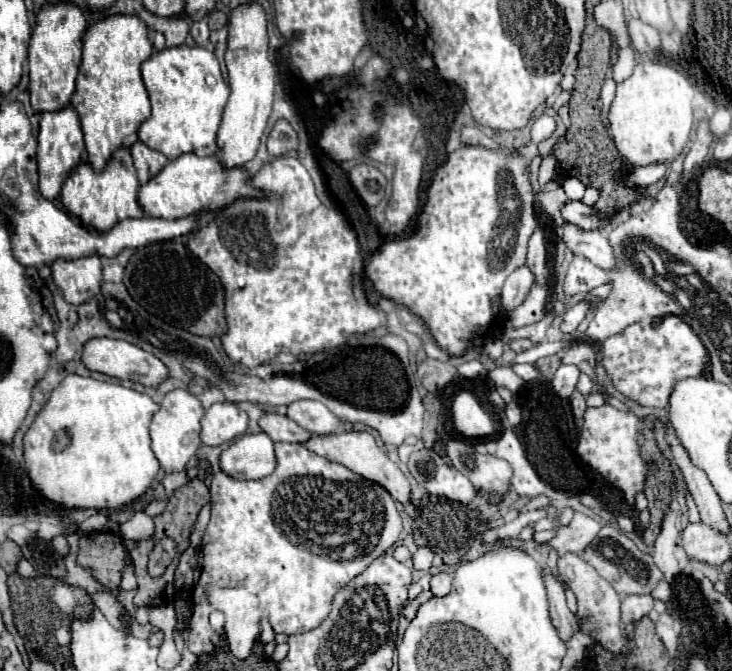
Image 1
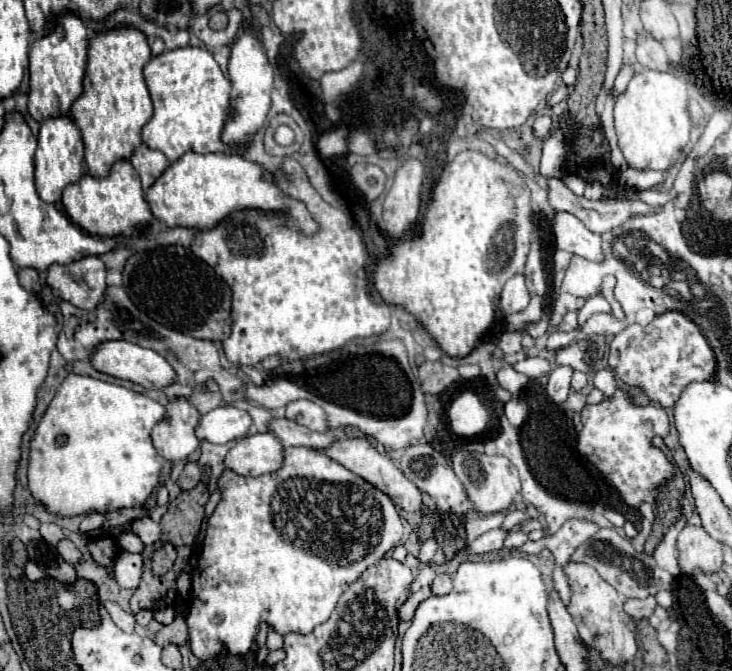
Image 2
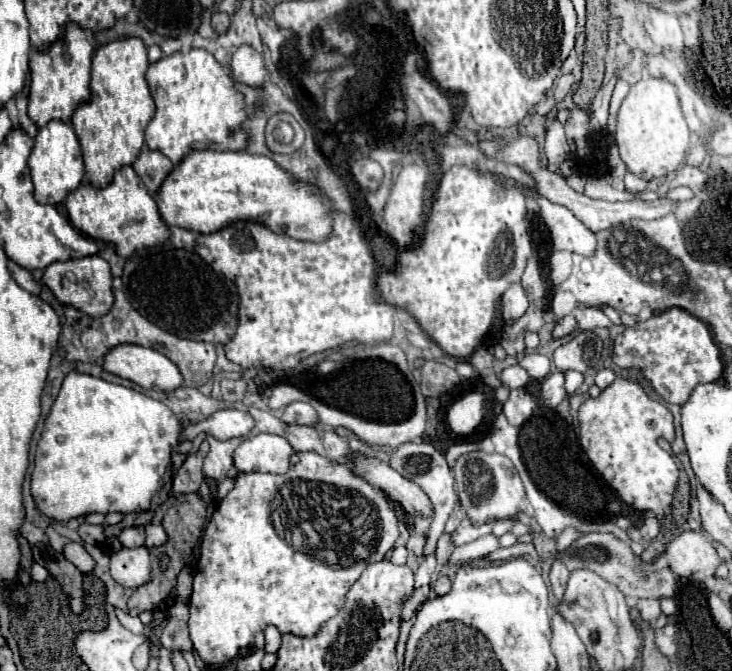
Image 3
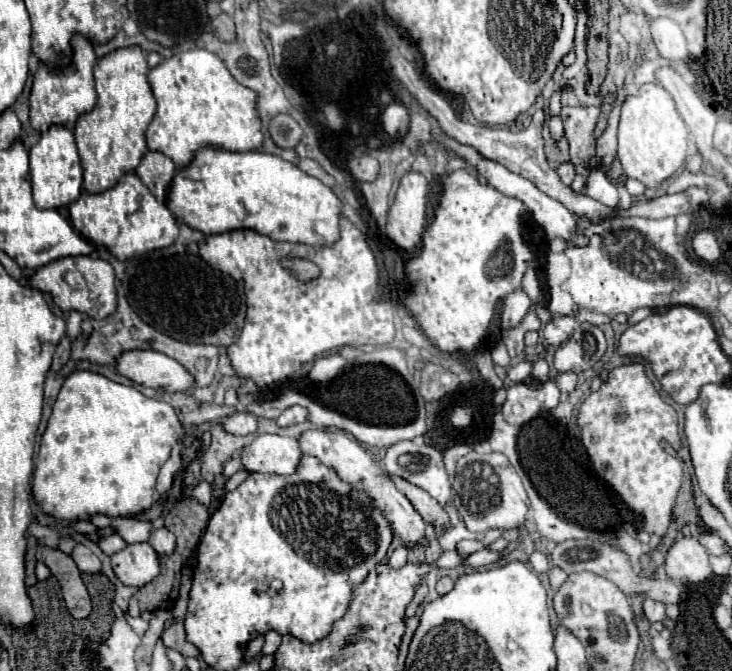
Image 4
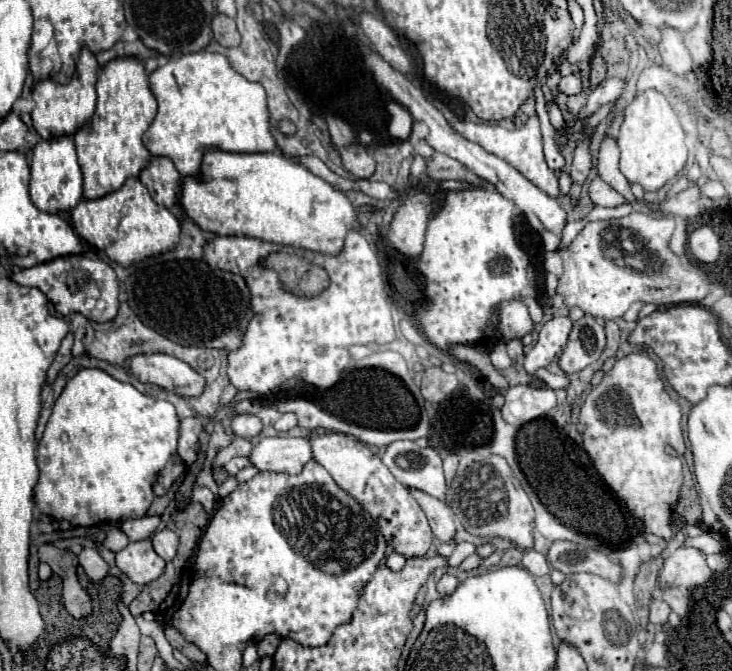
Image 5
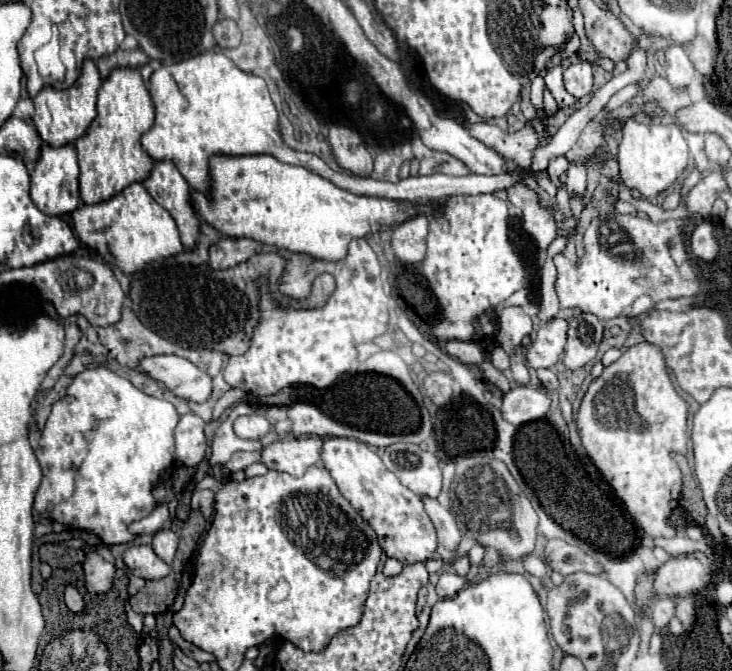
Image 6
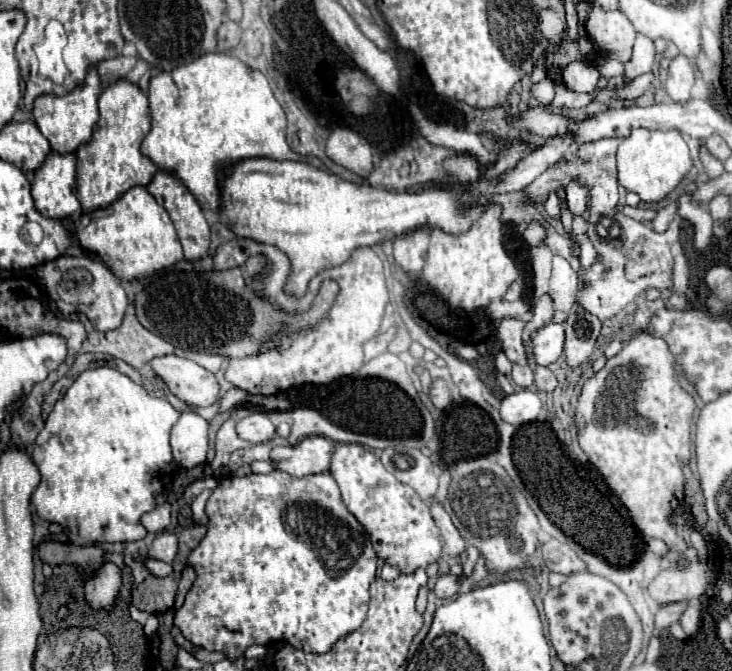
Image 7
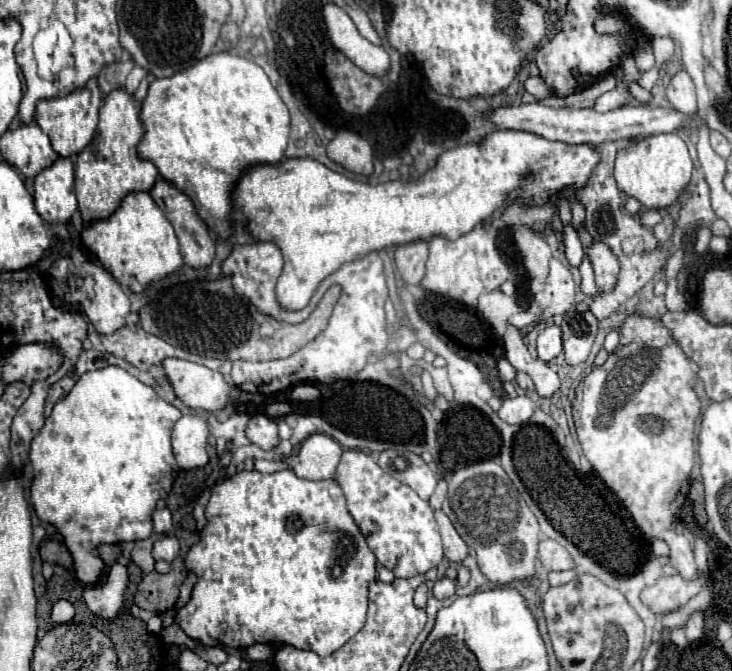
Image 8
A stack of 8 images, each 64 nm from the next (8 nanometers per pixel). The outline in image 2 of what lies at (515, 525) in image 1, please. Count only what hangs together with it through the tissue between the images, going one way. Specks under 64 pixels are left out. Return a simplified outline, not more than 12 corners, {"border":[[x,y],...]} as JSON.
{"border":[[530,518],[510,530],[490,530],[468,544],[468,550],[484,554],[504,546],[506,536],[522,530]]}

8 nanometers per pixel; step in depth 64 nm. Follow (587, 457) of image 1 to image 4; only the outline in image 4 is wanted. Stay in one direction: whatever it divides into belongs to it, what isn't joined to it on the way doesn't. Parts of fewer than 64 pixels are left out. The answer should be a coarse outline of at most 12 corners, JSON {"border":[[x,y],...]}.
{"border":[[644,364],[578,410],[614,492],[664,536],[682,482],[678,416]]}

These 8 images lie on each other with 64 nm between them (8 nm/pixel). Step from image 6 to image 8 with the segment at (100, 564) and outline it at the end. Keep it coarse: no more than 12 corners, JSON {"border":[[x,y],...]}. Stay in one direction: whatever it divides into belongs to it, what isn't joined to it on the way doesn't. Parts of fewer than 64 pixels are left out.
{"border":[[116,562],[102,582],[86,586],[94,614],[114,618],[122,606],[126,566]]}

